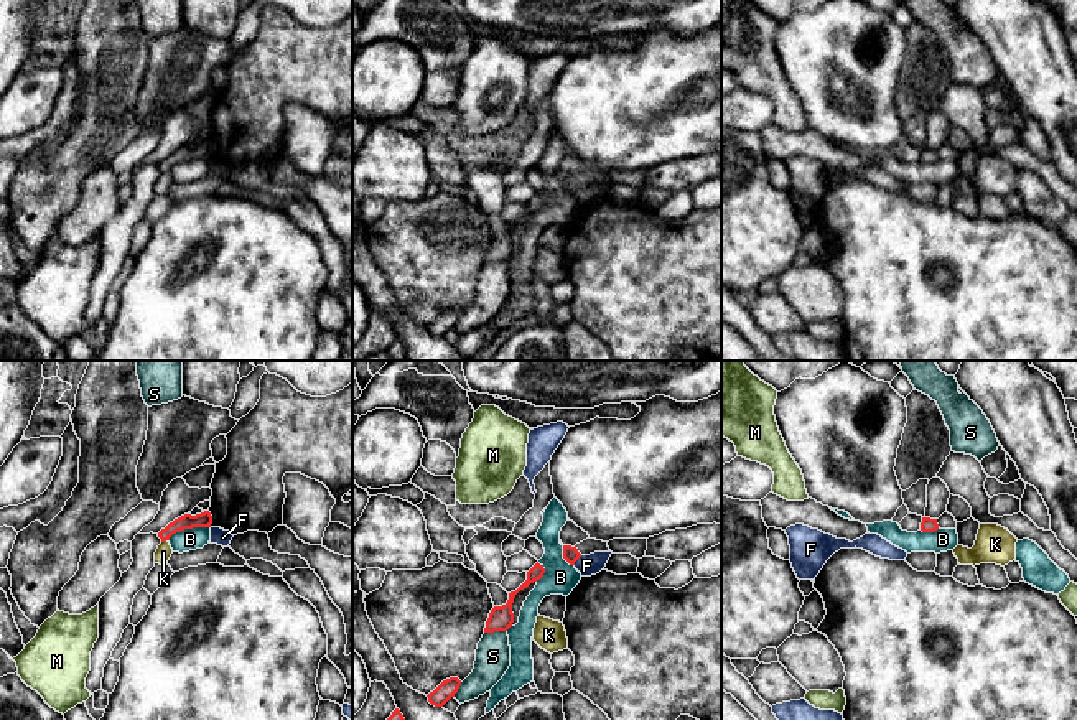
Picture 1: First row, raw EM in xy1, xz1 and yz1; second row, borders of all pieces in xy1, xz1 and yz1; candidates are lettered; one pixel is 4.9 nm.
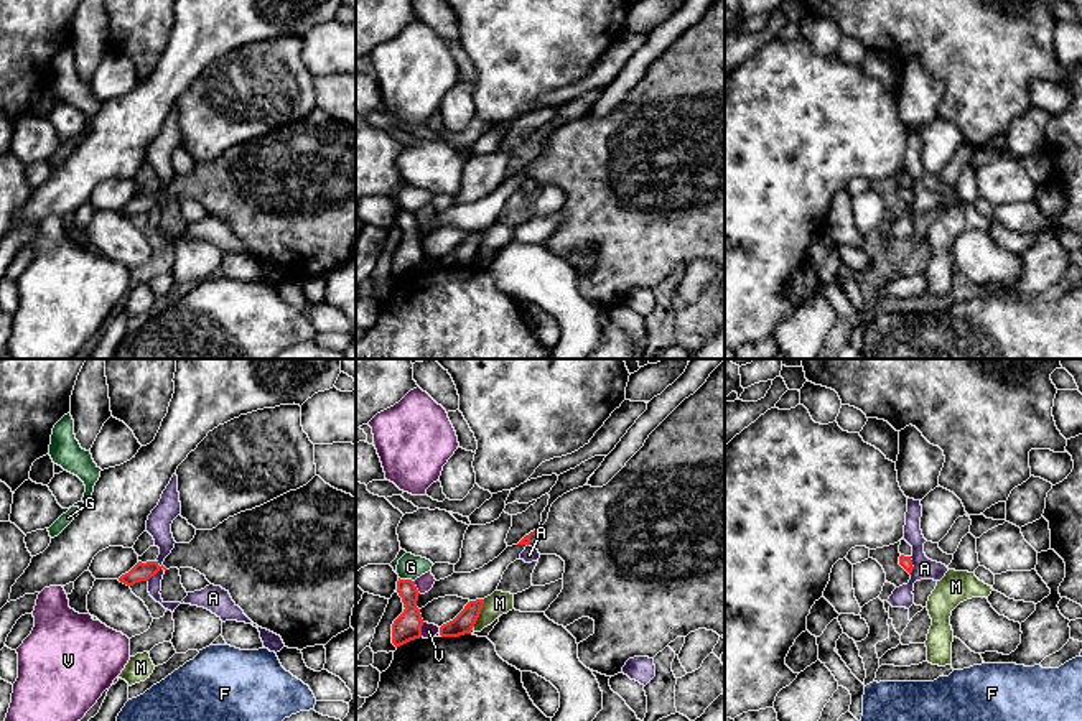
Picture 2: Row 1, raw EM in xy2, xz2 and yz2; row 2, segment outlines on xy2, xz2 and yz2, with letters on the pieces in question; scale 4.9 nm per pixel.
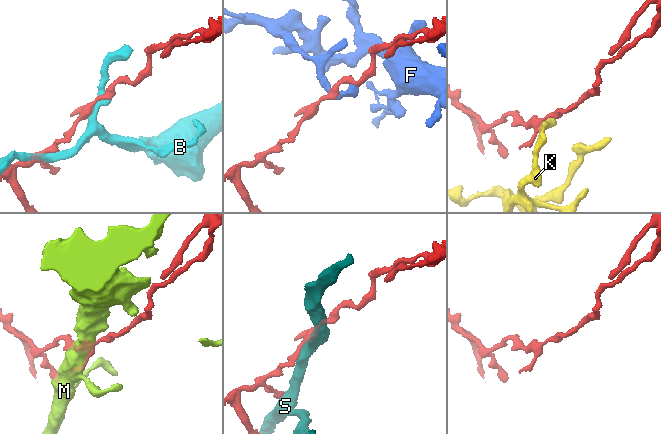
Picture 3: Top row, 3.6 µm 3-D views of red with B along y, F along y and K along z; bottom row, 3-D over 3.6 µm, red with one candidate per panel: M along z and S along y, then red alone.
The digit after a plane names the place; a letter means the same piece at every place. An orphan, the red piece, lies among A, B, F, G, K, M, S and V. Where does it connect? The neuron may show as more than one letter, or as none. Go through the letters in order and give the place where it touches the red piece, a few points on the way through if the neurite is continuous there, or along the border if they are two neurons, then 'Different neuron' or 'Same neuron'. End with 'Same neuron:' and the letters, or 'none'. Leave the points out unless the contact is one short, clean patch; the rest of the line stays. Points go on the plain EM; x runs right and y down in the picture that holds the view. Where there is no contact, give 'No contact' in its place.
A: Touches red at xy2 (155, 204). Boundary: xy2 (162, 195), (147, 211). Different neuron
B: Touches red at xy1 (188, 158). Different neuron
F: Touches red at xz1 (577, 190). Different neuron
G: Touches red at xz2 (407, 211). Boundary: xz2 (399, 208), (414, 213). Different neuron
K: Touches red at xy1 (163, 172). Different neuron
M: Touches red at xz2 (480, 244). Boundary: xz2 (485, 231), (480, 247), (471, 259). Different neuron
S: Touches red at xz1 (494, 261). Different neuron
V: Touches red at xz2 (420, 260). Boundary: xz2 (424, 254), (420, 267). Different neuron
Same neuron: none

